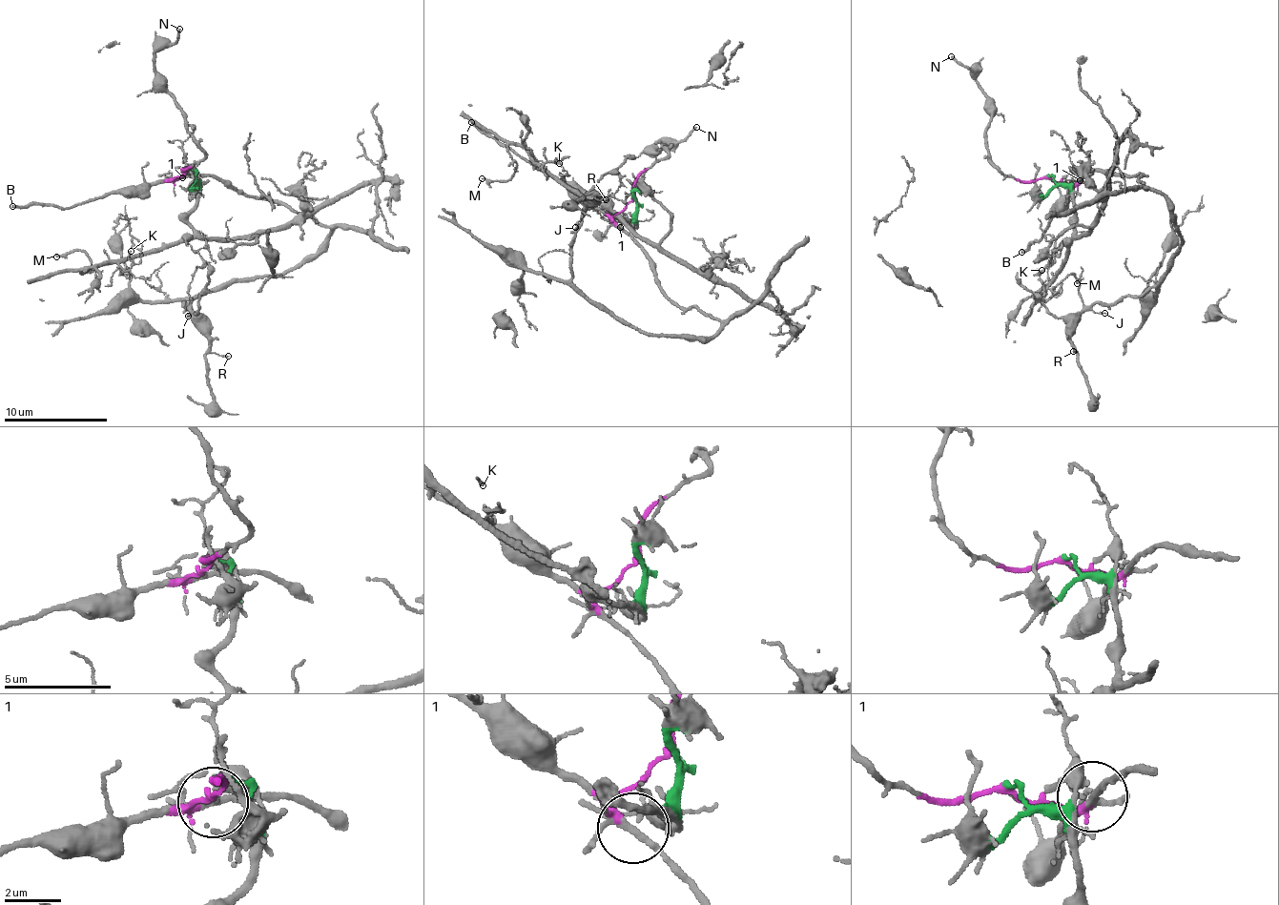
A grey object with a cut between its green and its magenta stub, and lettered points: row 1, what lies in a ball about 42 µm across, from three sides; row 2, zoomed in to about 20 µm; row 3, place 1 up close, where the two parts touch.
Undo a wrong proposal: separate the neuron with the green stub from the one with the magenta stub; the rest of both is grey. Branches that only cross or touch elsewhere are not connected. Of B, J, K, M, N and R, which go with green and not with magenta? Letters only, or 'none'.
K, M

